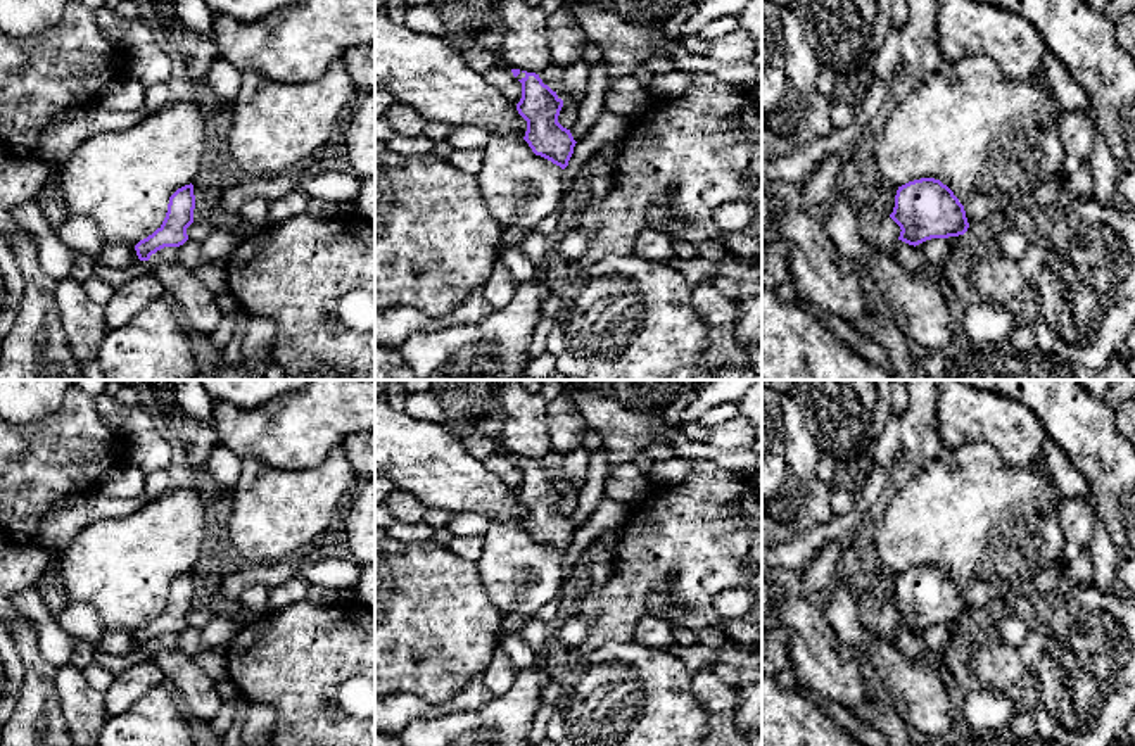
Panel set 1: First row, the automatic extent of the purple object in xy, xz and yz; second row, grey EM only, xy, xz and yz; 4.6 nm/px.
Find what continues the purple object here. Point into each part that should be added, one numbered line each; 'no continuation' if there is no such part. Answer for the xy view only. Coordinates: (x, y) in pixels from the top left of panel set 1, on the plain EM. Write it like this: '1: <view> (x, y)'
no continuation

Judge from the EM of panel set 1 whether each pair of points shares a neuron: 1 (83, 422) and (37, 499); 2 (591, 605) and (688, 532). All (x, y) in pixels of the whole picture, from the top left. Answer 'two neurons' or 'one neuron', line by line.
1: one neuron
2: one neuron

